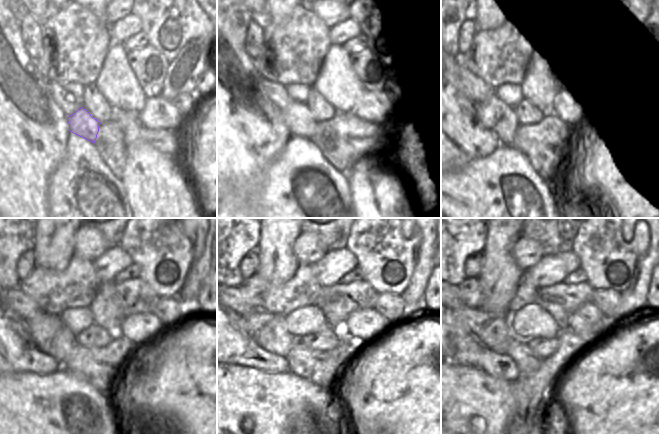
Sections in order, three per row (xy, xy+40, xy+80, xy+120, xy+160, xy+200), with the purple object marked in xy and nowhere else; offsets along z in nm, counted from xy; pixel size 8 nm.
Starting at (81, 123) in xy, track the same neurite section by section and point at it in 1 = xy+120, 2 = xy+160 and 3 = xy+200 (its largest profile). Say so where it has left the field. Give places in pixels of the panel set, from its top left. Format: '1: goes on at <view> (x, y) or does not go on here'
1: goes on at xy+120 (47, 331)
2: goes on at xy+160 (270, 331)
3: goes on at xy+200 (492, 330)

